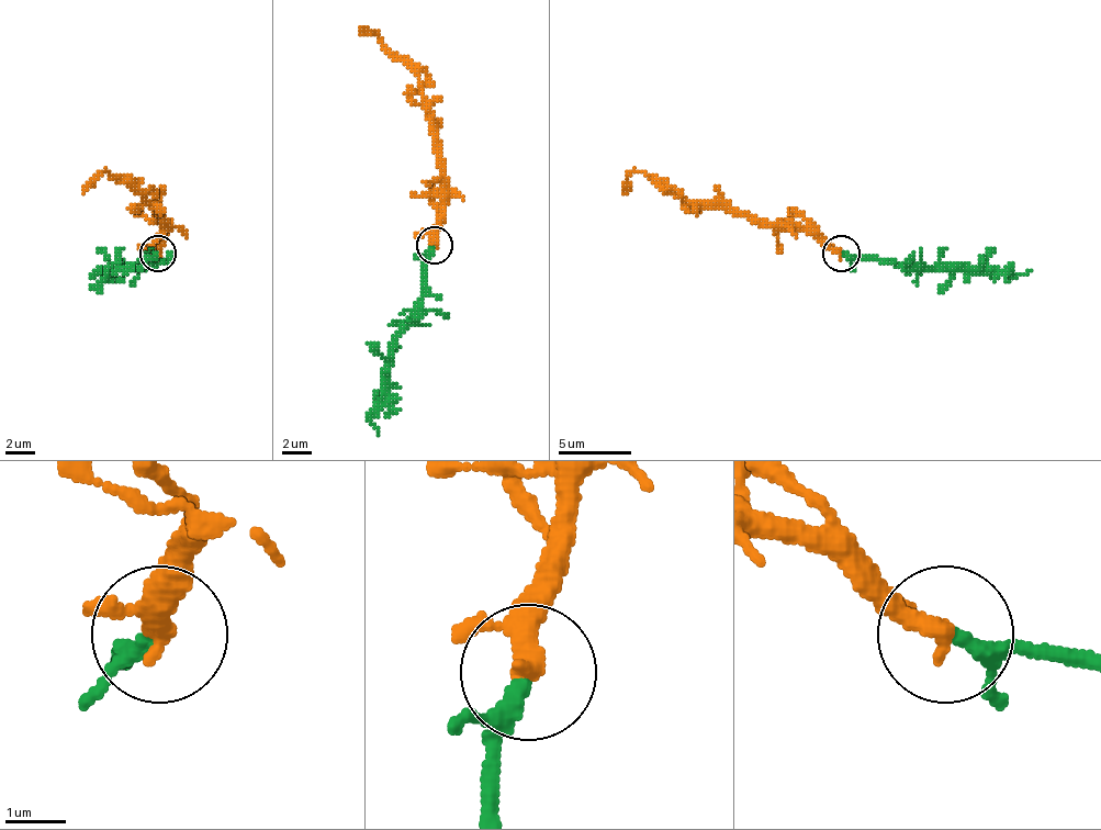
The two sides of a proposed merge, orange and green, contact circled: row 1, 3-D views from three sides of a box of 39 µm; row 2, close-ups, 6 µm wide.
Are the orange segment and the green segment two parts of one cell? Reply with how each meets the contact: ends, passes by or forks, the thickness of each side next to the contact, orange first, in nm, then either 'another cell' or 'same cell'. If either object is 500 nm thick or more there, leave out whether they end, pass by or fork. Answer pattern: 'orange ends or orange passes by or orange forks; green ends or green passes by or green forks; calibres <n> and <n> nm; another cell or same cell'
orange passes by; green passes by; calibres 280 and 200 nm; same cell

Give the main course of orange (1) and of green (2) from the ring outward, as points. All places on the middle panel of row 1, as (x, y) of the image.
1: (434, 244), (440, 203), (440, 163), (426, 115), (423, 86), (382, 37), (360, 26)
2: (434, 247), (418, 317), (396, 339), (389, 402), (371, 421), (378, 435)

